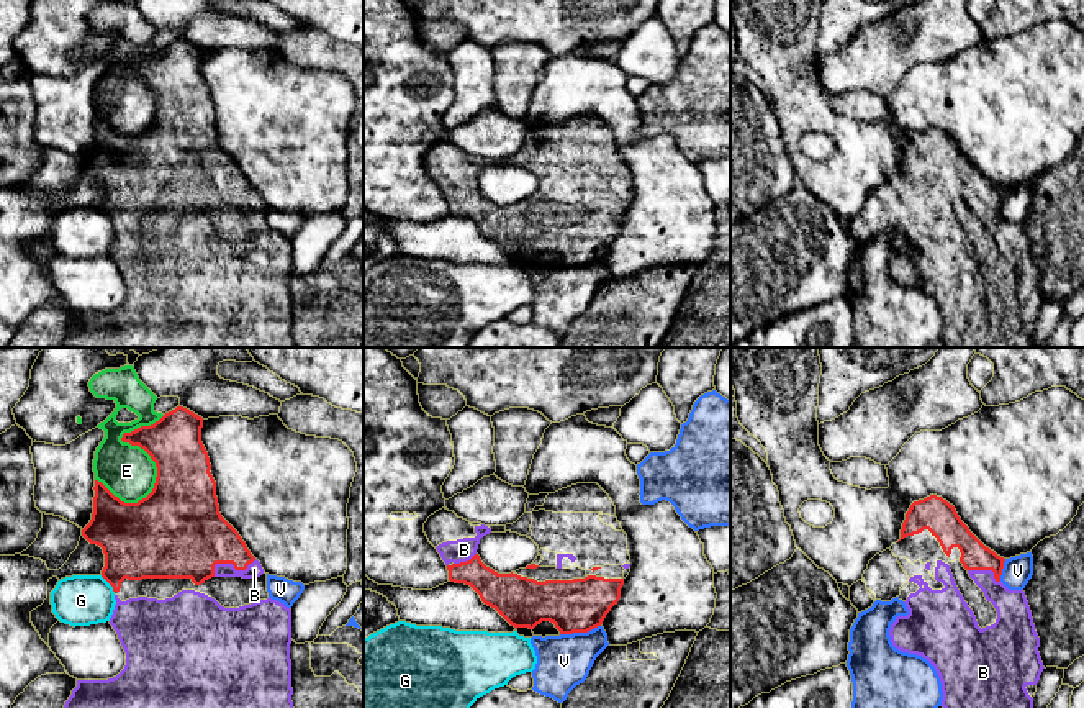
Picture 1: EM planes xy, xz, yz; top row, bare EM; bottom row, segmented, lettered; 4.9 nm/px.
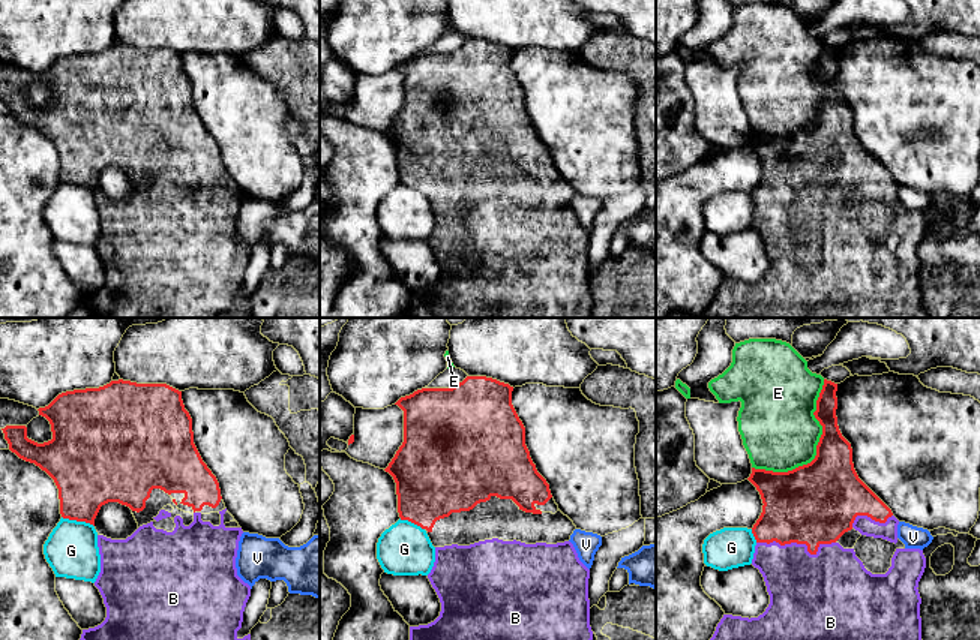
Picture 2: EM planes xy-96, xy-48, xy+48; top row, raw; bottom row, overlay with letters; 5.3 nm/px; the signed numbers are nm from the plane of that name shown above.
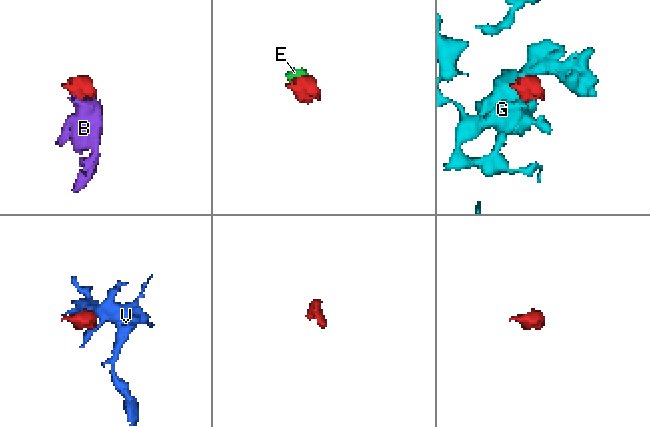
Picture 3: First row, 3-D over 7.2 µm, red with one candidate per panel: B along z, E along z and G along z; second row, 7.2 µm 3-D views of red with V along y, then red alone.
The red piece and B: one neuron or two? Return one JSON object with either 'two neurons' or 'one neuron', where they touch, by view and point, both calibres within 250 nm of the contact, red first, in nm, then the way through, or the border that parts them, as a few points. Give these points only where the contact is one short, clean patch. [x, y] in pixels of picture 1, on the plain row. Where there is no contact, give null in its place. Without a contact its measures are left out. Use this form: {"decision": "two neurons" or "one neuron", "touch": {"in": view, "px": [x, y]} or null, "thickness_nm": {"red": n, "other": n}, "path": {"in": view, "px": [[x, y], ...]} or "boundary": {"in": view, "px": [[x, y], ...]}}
{"decision": "one neuron", "touch": {"in": "xy", "px": [230, 195]}, "thickness_nm": {"red": 400, "other": 70}}

